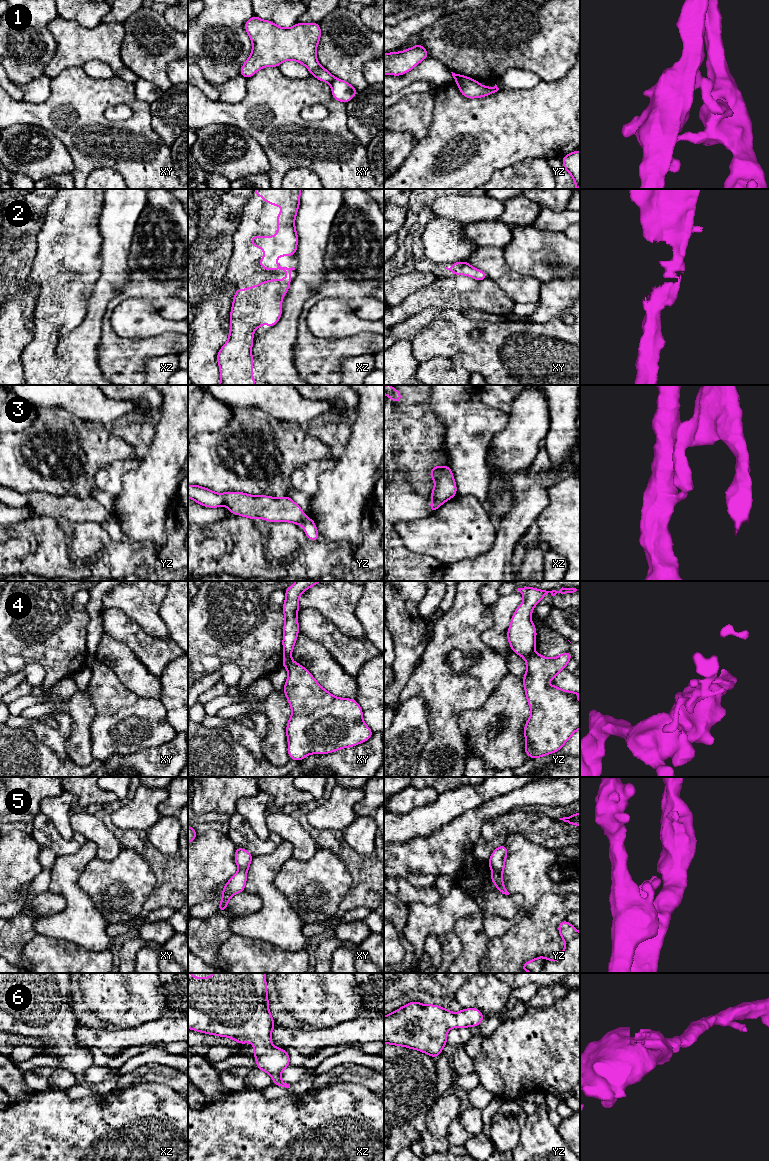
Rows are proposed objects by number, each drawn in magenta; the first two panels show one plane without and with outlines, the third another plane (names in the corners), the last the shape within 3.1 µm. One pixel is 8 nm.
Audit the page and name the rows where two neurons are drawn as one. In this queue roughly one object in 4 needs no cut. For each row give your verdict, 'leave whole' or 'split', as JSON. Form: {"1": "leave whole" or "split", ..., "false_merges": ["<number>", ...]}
{"1": "split", "2": "leave whole", "3": "split", "4": "split", "5": "split", "6": "leave whole", "false_merges": ["1", "3", "4", "5"]}

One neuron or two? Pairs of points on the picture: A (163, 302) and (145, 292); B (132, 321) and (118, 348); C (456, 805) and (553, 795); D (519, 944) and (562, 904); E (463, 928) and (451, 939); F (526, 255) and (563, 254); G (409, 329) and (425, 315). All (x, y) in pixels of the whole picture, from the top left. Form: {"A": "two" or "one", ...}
{"A": "one", "B": "two", "C": "two", "D": "one", "E": "two", "F": "one", "G": "one"}

